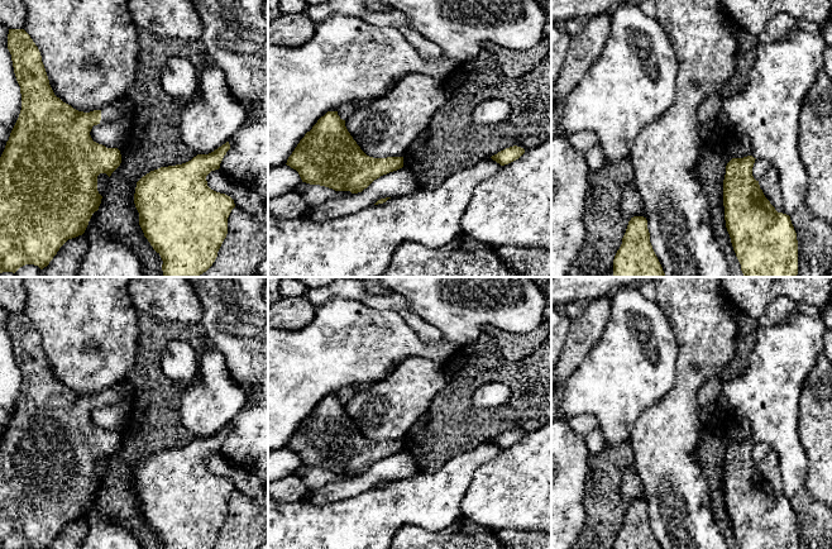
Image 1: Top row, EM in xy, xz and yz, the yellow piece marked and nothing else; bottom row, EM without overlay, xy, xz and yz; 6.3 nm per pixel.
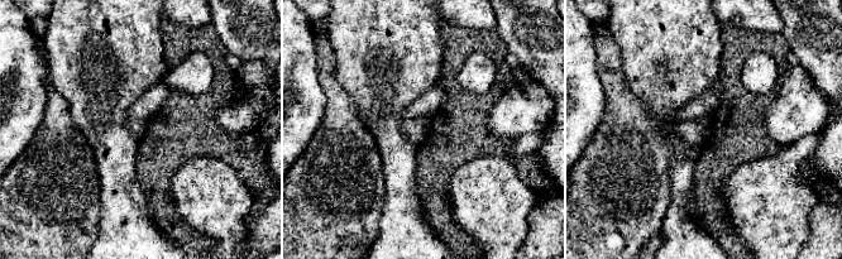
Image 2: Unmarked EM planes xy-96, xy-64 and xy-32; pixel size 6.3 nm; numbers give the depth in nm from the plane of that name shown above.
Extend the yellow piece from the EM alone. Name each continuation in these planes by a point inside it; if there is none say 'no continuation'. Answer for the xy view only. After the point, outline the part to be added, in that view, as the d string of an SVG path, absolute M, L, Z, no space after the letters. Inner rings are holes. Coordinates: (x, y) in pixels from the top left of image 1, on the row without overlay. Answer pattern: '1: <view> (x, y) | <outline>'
1: xy (115, 394) | M125 379L123 383L109 387L107 390L101 391L101 404L100 406L106 406L111 404L119 404L124 397L128 397L129 401L134 395L134 386Z

